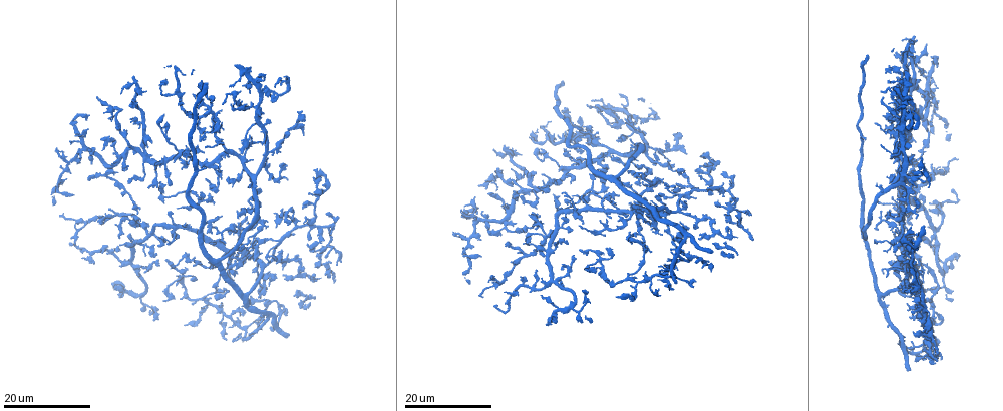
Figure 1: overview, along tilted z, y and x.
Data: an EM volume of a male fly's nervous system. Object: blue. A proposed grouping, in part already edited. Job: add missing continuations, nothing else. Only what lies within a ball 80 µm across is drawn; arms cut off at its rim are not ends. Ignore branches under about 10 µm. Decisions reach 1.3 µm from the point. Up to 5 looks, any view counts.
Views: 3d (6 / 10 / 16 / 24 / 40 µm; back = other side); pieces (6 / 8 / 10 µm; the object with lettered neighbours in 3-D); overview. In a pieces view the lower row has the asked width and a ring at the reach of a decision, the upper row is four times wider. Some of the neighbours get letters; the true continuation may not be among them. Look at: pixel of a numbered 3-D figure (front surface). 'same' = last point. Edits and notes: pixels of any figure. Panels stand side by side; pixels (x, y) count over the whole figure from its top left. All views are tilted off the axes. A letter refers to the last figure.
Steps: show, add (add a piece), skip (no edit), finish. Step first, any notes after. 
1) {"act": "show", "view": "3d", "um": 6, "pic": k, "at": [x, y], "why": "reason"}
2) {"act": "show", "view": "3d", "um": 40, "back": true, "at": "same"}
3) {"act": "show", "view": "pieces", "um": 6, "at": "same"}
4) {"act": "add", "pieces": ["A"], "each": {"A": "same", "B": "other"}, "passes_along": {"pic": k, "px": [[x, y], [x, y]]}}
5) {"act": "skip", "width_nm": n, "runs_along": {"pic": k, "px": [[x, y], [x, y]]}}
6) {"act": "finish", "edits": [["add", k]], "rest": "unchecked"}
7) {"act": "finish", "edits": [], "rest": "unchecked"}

{"act": "show", "view": "3d", "um": 24, "pic": 1, "at": [920, 274], "why": "branch stops here"}

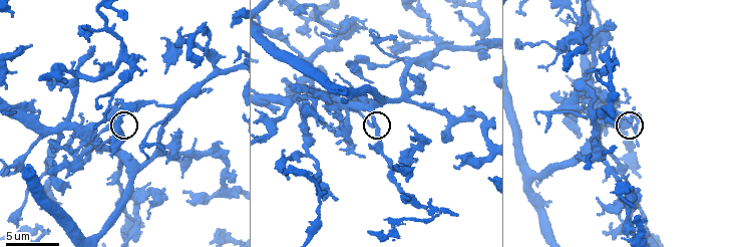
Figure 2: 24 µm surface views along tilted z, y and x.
{"act": "show", "view": "pieces", "um": 10, "pic": 2, "at": [371, 126], "why": "see the neighbours"}

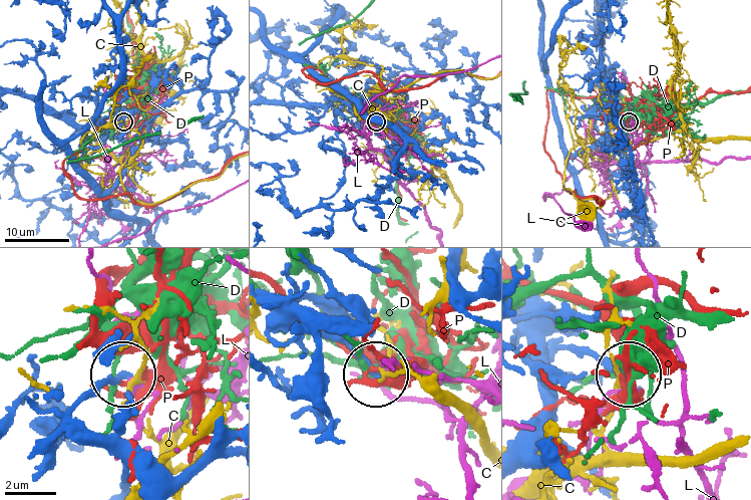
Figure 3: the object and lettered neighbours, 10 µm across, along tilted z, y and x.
{"act": "skip", "each": {"C": "other", "D": "other", "L": "other", "P": "other"}, "found": "no lettered piece goes on from it"}

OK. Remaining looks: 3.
{"act": "show", "view": "3d", "um": 16, "pic": 1, "at": [877, 184], "why": "free end"}

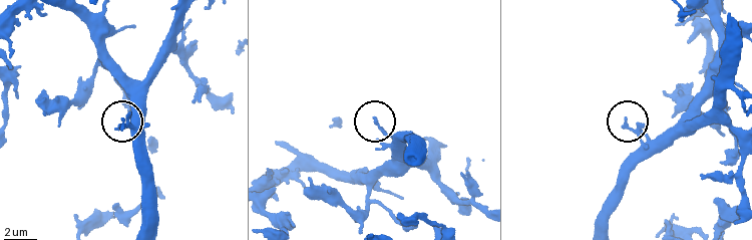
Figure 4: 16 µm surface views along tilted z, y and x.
{"act": "show", "view": "pieces", "um": 6, "pic": 4, "at": [624, 117], "why": "see the neighbours"}

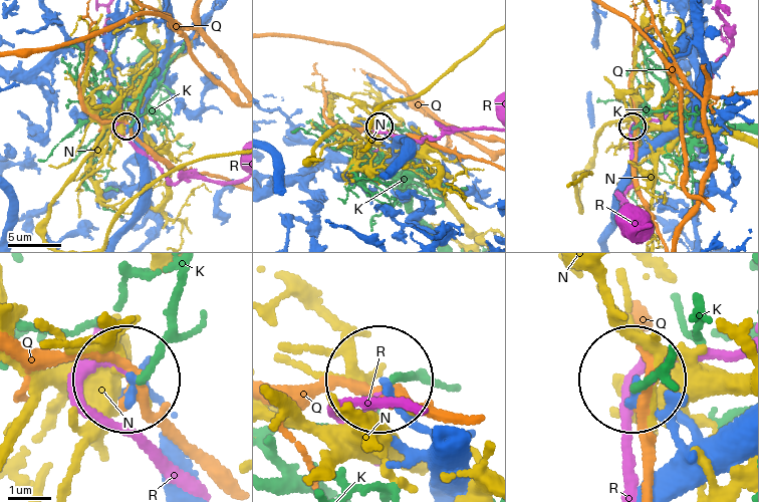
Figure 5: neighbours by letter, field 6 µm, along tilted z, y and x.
{"act": "skip", "each": {"K": "other", "N": "other", "Q": "other", "R": "other"}, "found": "no lettered piece goes on from it"}

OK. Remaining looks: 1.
{"act": "finish", "edits": [], "rest": "unchecked"}

